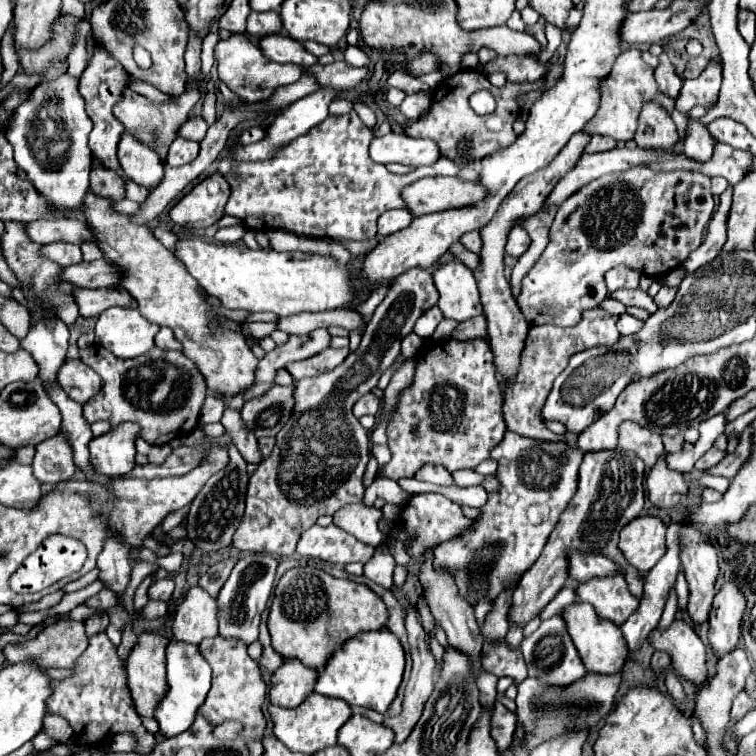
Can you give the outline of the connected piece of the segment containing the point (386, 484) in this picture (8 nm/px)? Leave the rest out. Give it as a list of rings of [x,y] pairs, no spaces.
[[[375,477],[371,487],[365,491],[365,505],[373,505],[377,499],[385,499],[393,505],[405,505],[411,499],[411,495],[403,489],[397,489],[395,481],[387,477]]]

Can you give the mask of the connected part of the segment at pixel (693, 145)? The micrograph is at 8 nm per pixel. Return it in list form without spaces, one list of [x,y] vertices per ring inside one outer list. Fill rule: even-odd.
[[[693,121],[687,127],[687,137],[683,141],[683,151],[693,161],[699,161],[699,163],[709,161],[711,155],[713,155],[713,137],[709,135],[707,127]]]

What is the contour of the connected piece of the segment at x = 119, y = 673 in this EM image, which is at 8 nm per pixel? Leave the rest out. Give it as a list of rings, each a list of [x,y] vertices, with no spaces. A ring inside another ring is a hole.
[[[97,633],[89,637],[89,647],[85,653],[77,659],[77,665],[73,667],[73,677],[55,681],[53,683],[55,693],[47,699],[49,713],[63,715],[71,727],[75,729],[75,735],[85,735],[95,745],[105,745],[109,739],[121,731],[135,731],[139,739],[137,753],[149,753],[155,747],[155,735],[147,733],[129,695],[127,689],[127,677],[123,671],[123,663],[117,657],[115,645],[109,641],[105,633]]]

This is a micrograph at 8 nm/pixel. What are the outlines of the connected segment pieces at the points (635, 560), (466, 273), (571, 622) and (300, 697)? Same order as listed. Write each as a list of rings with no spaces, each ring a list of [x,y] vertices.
[[[635,517],[623,527],[619,549],[633,567],[647,573],[667,551],[665,531],[667,525],[659,517]]]
[[[451,259],[439,263],[433,271],[433,283],[441,295],[439,309],[445,317],[455,321],[467,321],[483,313],[473,271],[461,261]]]
[[[573,603],[563,611],[563,617],[569,627],[569,635],[583,659],[583,665],[589,673],[603,673],[603,675],[613,675],[623,669],[629,649],[625,643],[625,637],[621,635],[621,627],[615,623],[609,623],[607,619],[601,619],[595,615],[593,605],[589,603]]]
[[[287,659],[271,677],[269,699],[273,705],[299,707],[317,683],[317,671],[305,667],[297,659]]]

